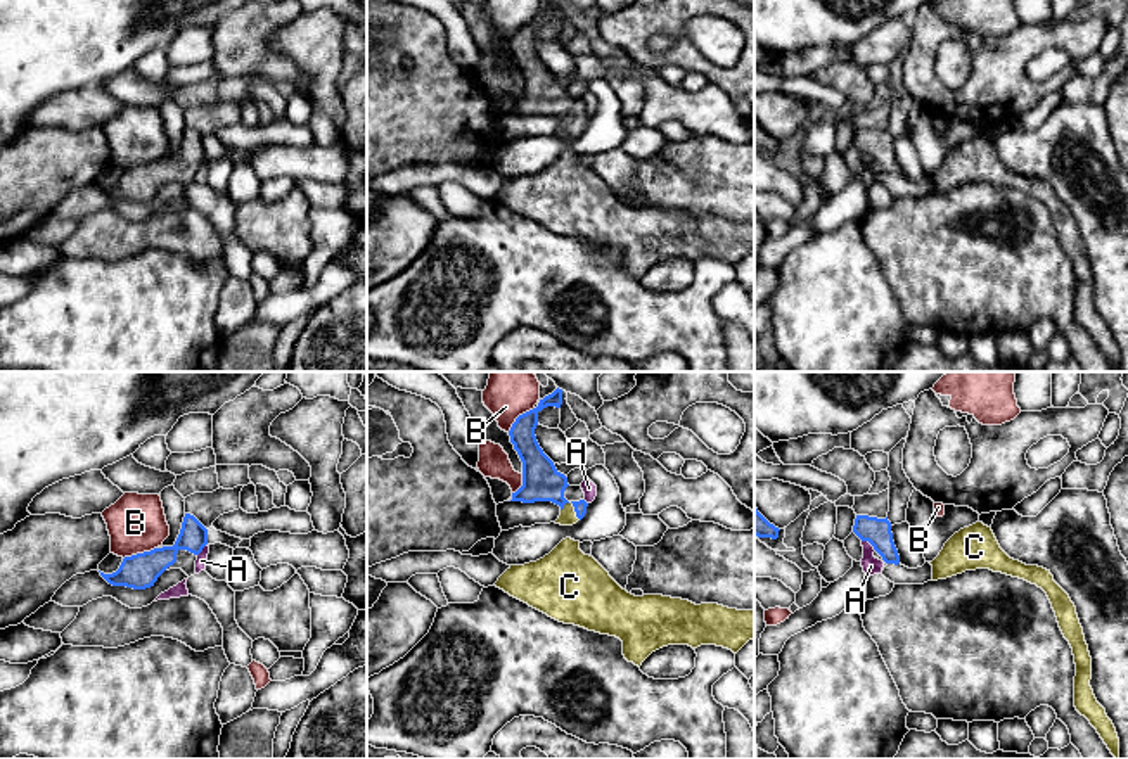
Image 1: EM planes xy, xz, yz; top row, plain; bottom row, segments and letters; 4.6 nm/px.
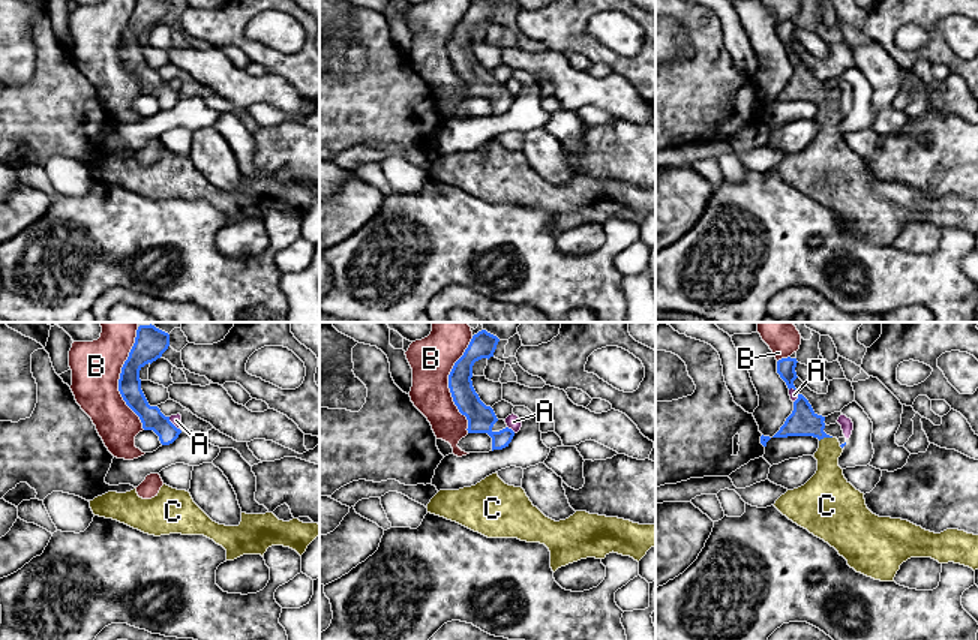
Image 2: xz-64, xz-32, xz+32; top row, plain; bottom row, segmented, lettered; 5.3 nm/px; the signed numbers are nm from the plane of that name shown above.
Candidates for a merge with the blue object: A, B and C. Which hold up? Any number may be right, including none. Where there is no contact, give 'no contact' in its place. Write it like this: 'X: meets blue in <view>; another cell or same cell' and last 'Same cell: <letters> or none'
A: meets blue in yz; another cell
B: meets blue in xy; another cell
C: meets blue in xz; same cell
Same cell: C

